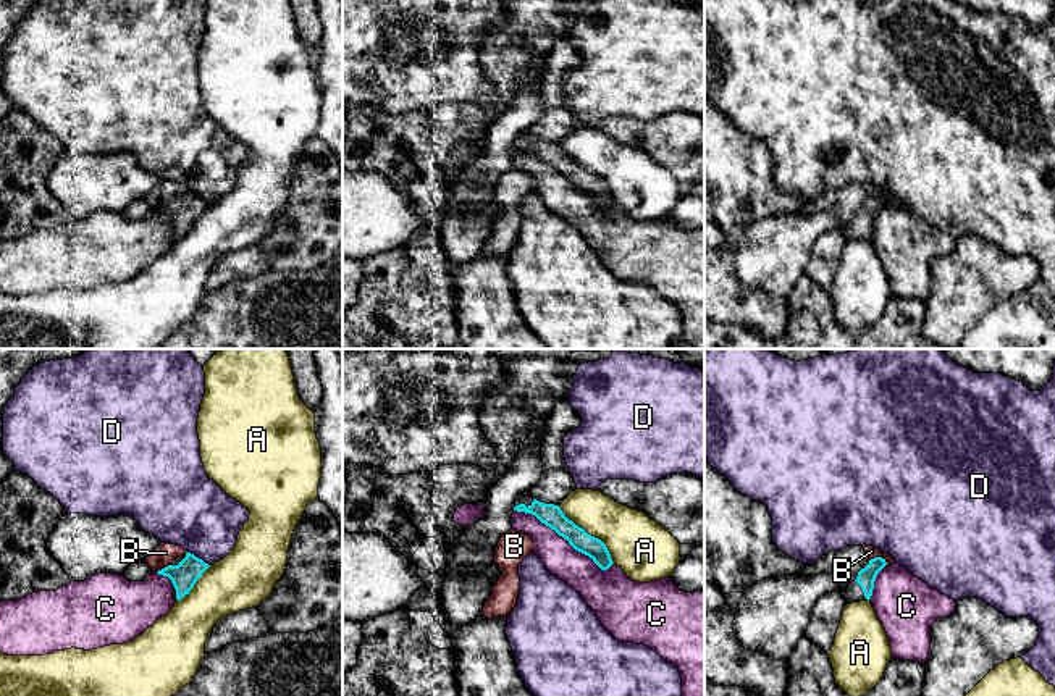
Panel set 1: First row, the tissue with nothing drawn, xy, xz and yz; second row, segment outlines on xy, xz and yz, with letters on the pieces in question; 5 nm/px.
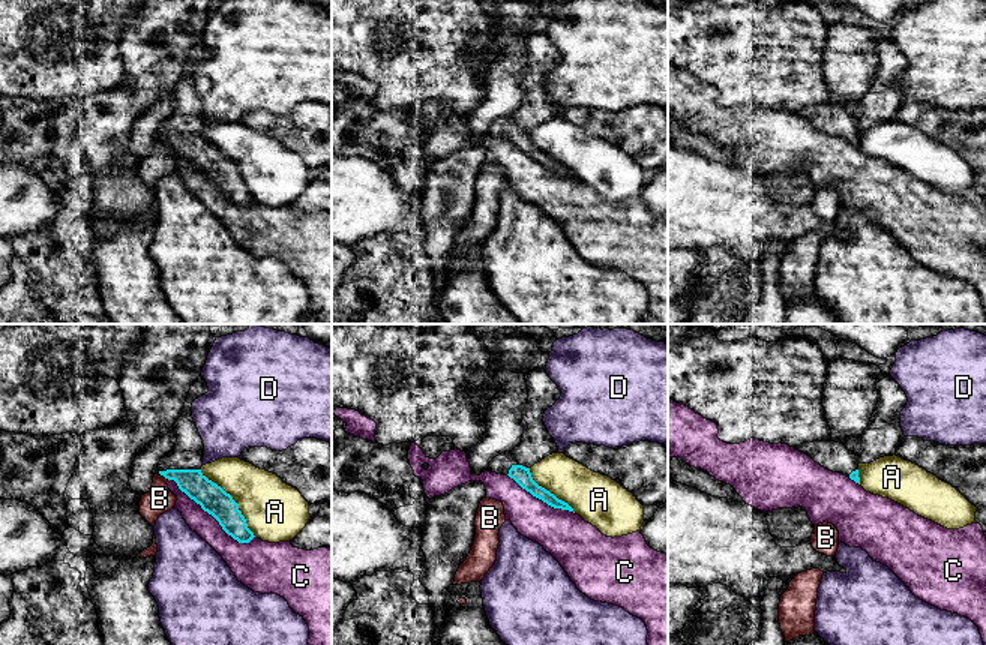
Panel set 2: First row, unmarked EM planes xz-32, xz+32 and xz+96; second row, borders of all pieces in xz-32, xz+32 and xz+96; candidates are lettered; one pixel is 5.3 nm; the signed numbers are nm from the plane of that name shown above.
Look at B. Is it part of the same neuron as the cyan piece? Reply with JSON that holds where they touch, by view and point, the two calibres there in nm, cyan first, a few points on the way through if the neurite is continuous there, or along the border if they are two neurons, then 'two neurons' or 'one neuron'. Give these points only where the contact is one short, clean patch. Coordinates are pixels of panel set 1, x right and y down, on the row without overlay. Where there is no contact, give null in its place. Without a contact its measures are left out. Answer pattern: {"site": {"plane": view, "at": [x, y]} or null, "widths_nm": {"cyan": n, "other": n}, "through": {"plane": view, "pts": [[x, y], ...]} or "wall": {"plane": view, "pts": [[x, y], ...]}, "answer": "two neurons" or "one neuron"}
{"site": {"plane": "yz", "at": [879, 196]}, "widths_nm": {"cyan": 90, "other": 50}, "wall": {"plane": "yz", "pts": [[870, 199], [881, 196], [887, 202]]}, "answer": "two neurons"}

